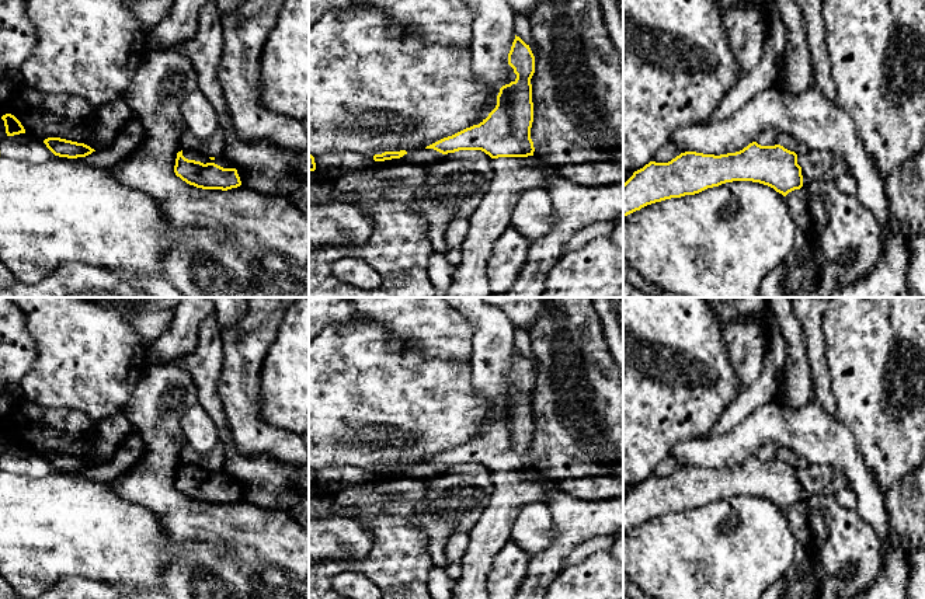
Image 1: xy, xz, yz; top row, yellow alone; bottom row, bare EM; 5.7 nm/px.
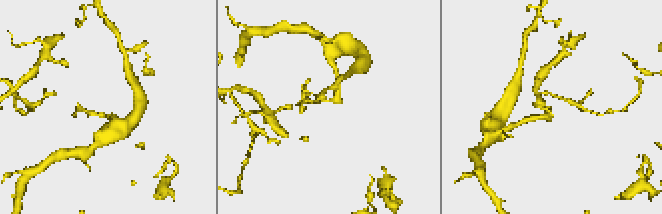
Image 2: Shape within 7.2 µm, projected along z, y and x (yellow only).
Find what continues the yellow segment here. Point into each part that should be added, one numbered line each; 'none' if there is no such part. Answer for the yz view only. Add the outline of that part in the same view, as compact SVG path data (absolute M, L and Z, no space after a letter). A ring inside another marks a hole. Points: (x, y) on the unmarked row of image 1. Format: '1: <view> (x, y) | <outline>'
1: yz (816, 479) | M807 464L797 469L797 478L801 481L803 499L816 494L835 495L848 487L842 473L827 464Z

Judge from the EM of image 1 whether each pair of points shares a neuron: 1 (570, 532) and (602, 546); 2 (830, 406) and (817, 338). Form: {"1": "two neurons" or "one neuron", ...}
{"1": "two neurons", "2": "one neuron"}

